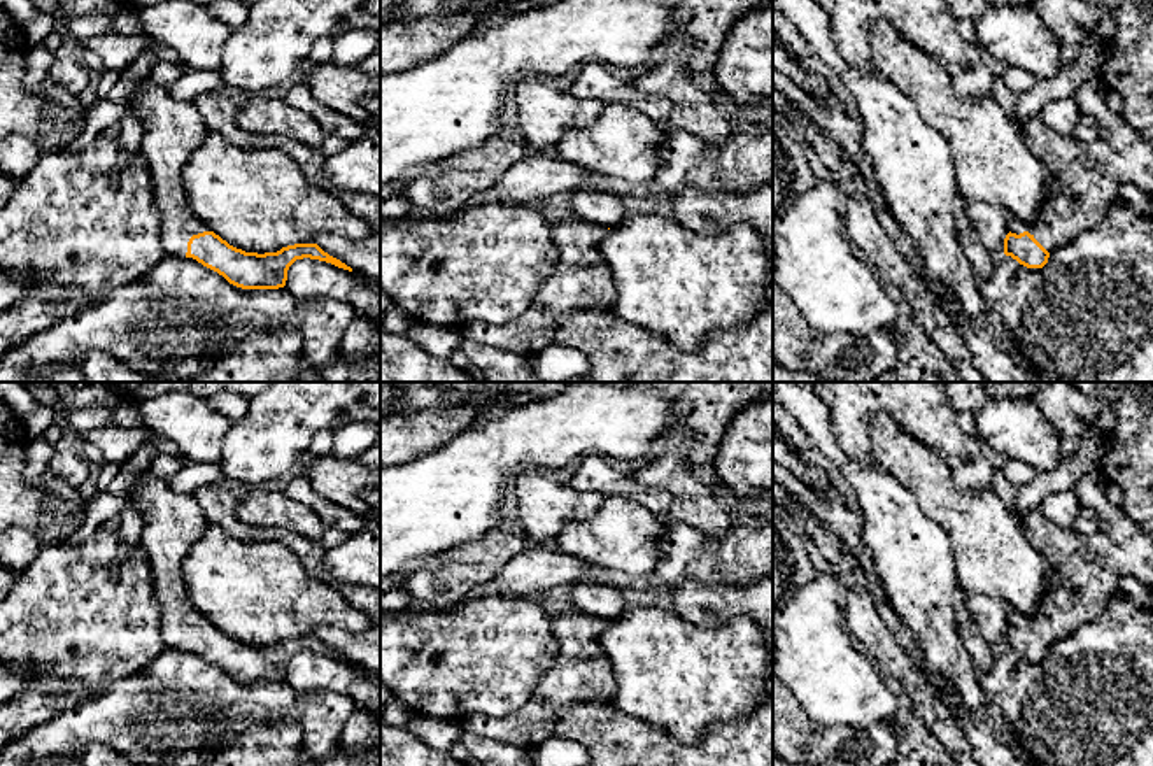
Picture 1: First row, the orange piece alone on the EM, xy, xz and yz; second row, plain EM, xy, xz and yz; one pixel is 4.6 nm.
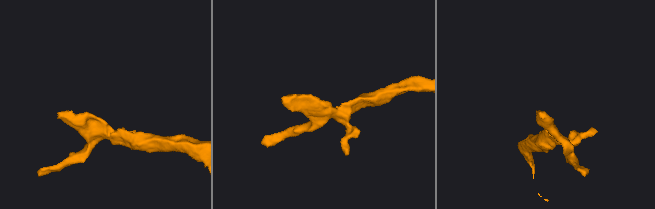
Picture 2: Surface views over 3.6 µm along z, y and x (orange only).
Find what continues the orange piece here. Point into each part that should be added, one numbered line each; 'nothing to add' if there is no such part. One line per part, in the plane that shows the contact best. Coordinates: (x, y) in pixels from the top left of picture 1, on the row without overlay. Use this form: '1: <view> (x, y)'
1: yz (1087, 570)

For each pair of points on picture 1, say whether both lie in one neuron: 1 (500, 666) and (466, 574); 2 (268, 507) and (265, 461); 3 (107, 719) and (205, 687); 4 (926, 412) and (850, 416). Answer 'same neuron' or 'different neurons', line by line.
1: different neurons
2: different neurons
3: same neuron
4: same neuron

